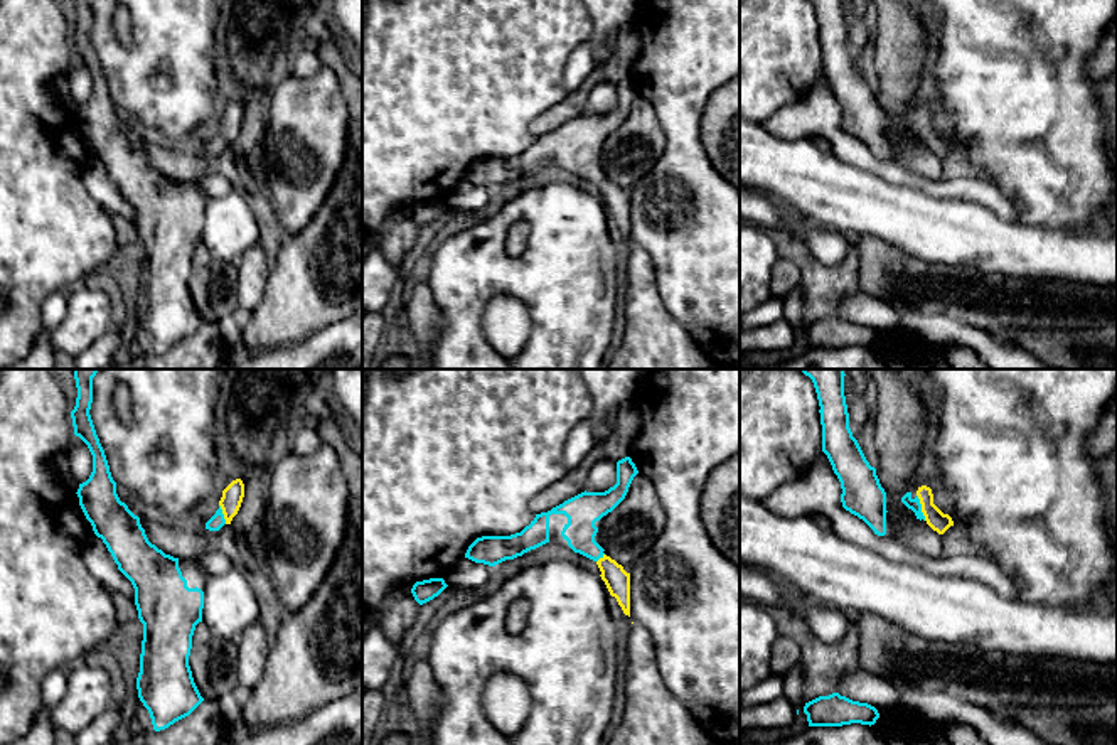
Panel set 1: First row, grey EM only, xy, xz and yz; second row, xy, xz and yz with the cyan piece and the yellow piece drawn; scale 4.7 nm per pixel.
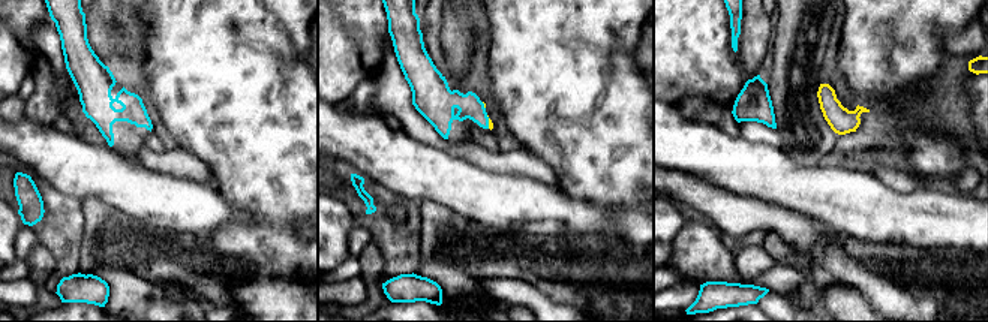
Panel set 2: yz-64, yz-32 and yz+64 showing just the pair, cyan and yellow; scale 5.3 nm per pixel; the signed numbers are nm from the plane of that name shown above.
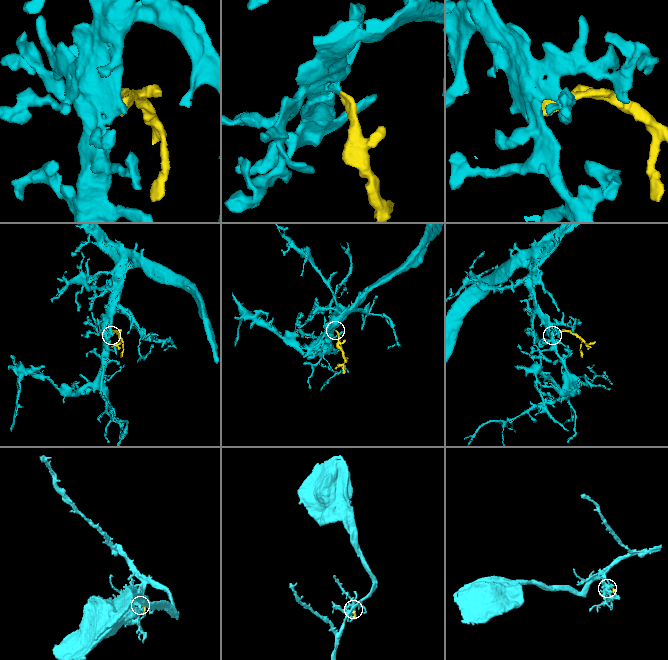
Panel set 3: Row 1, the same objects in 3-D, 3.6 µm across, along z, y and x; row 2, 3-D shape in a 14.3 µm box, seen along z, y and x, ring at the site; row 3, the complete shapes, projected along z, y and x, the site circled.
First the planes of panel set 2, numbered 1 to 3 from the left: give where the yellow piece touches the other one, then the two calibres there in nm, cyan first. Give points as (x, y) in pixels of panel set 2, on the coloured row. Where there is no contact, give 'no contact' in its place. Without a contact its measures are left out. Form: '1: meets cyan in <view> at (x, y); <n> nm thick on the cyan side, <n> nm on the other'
1: no contact
2: meets cyan in yz-32 at (488, 122); 130 nm thick on the cyan side, 30 nm on the other
3: no contact

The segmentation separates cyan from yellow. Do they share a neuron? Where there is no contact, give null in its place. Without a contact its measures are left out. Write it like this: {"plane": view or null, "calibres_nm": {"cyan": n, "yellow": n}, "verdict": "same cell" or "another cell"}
{"plane": "yz", "calibres_nm": {"cyan": 60, "yellow": 90}, "verdict": "same cell"}

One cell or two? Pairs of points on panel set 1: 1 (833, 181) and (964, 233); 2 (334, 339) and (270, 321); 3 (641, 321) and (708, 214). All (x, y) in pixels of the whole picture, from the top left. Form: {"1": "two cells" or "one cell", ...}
{"1": "one cell", "2": "two cells", "3": "two cells"}

